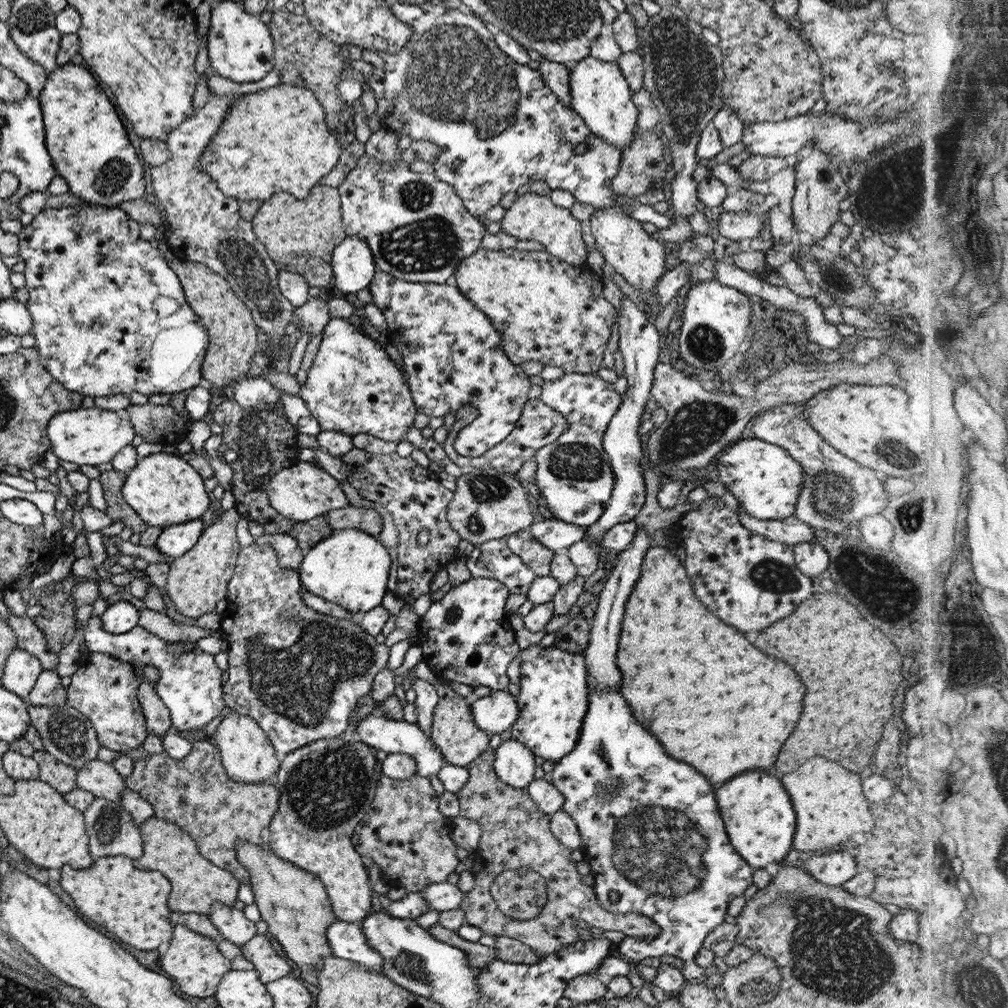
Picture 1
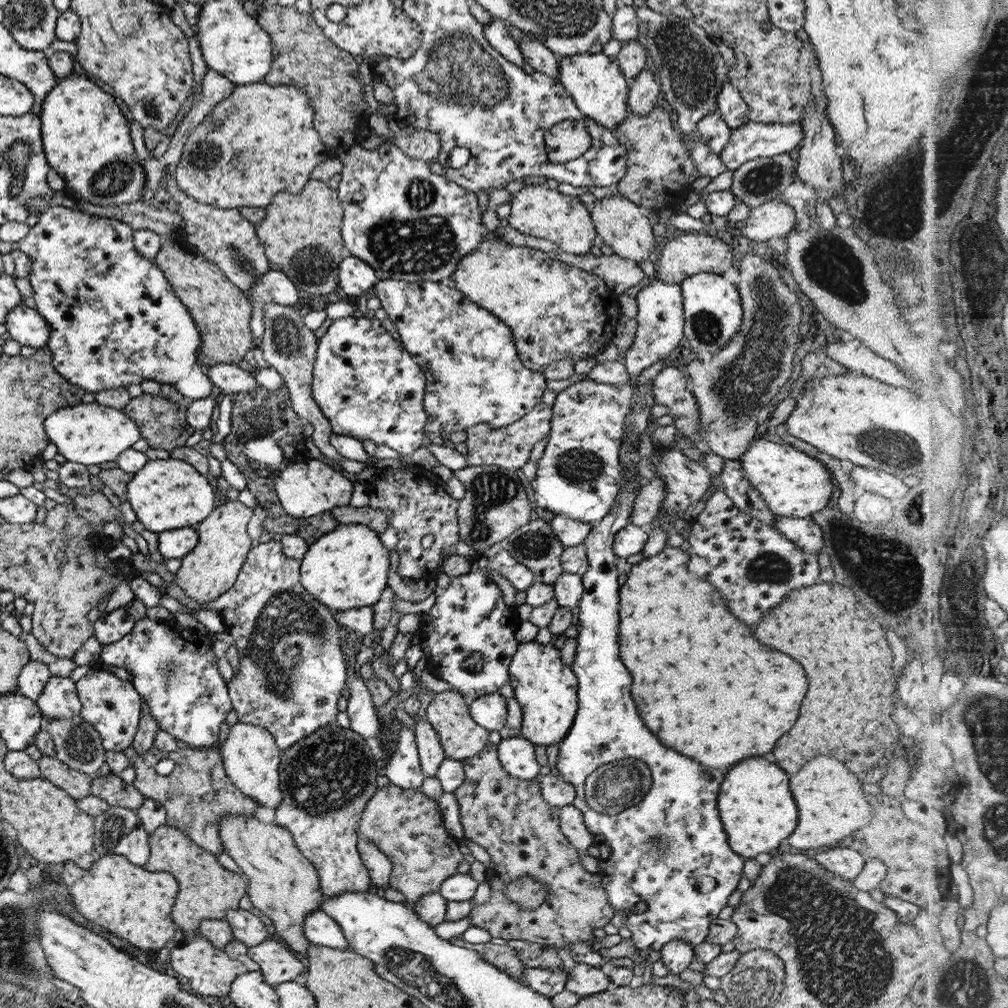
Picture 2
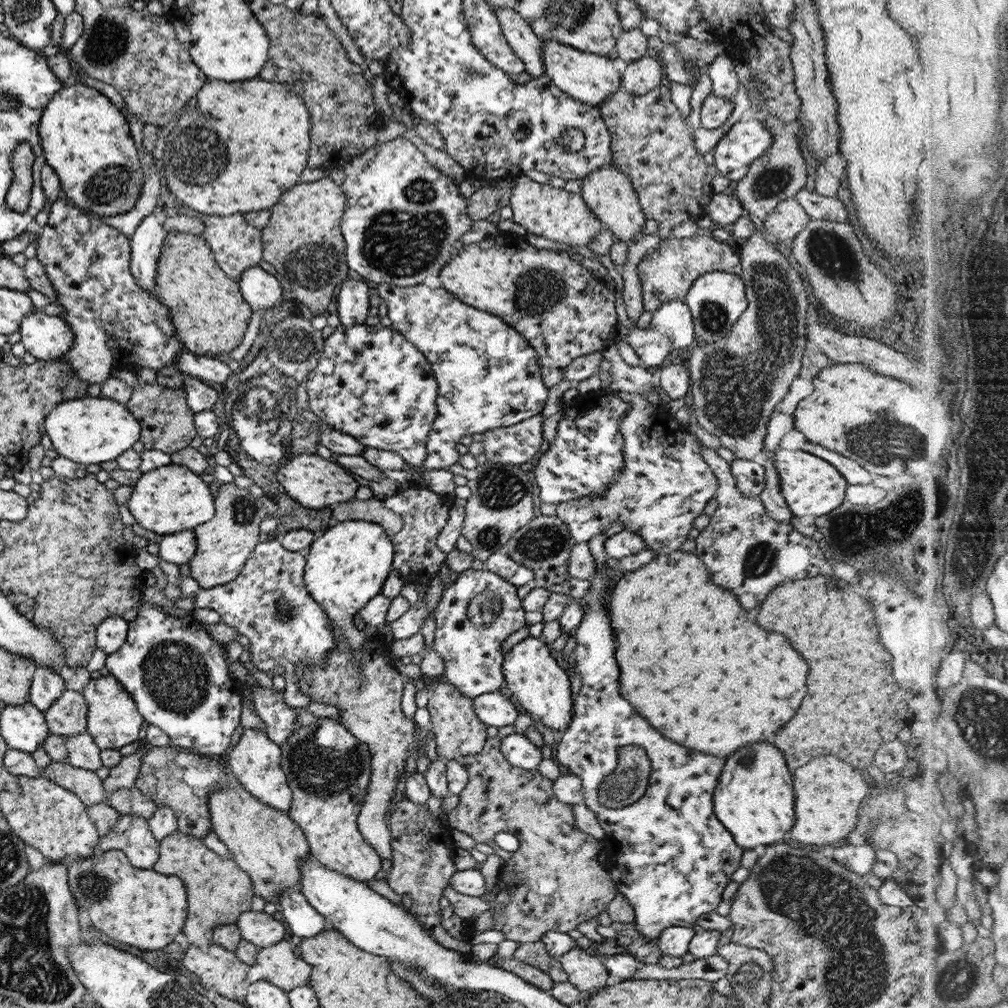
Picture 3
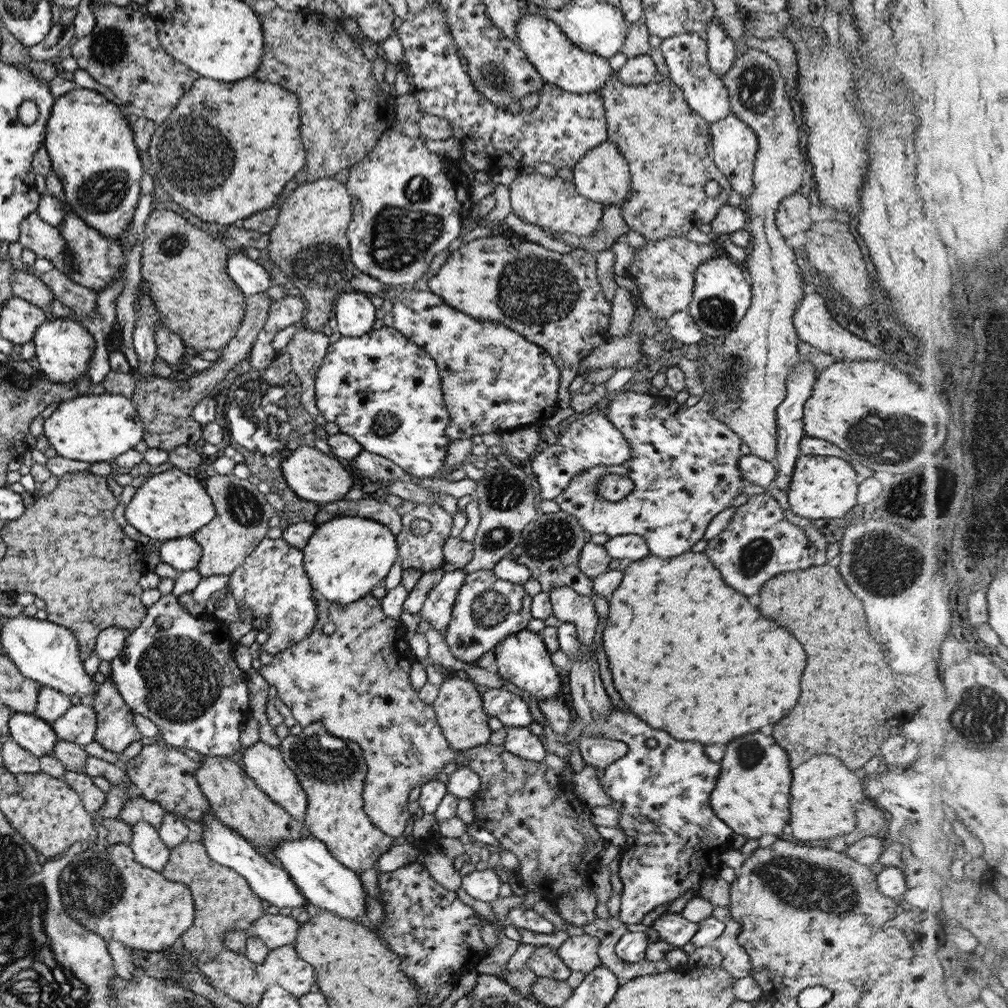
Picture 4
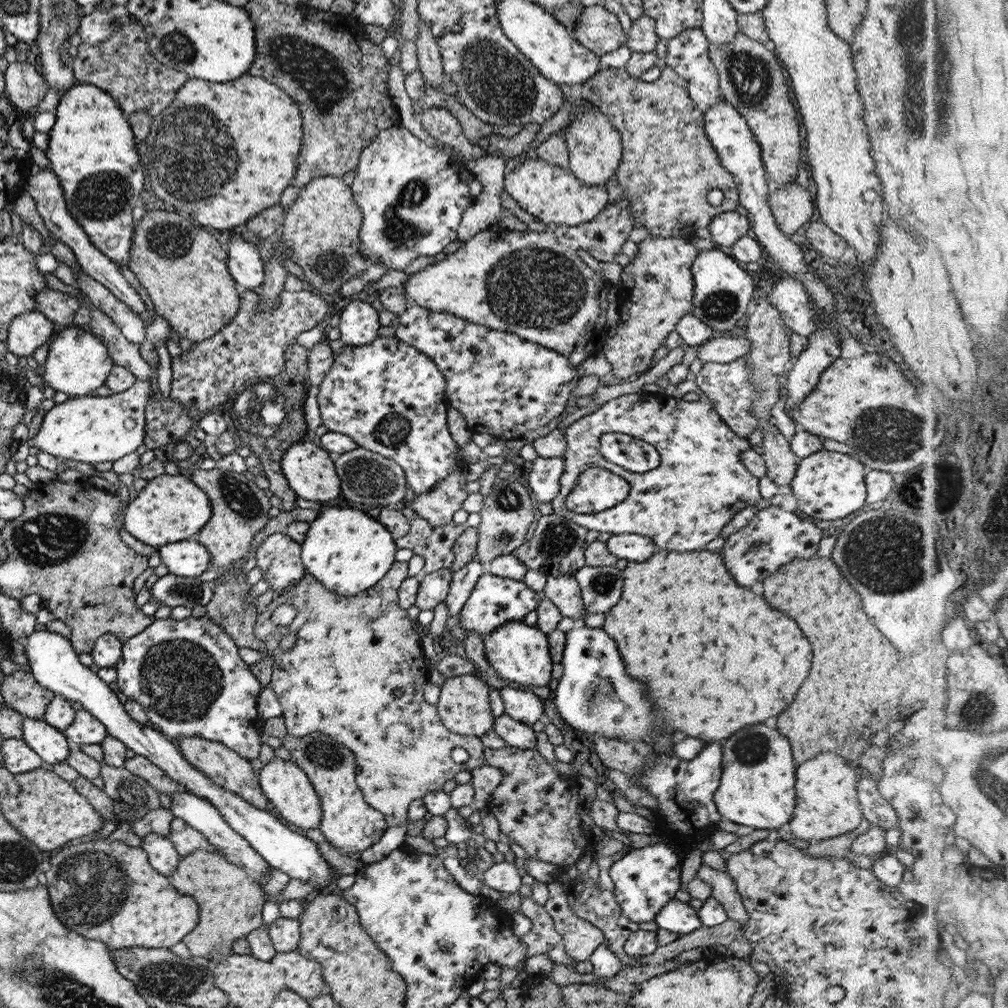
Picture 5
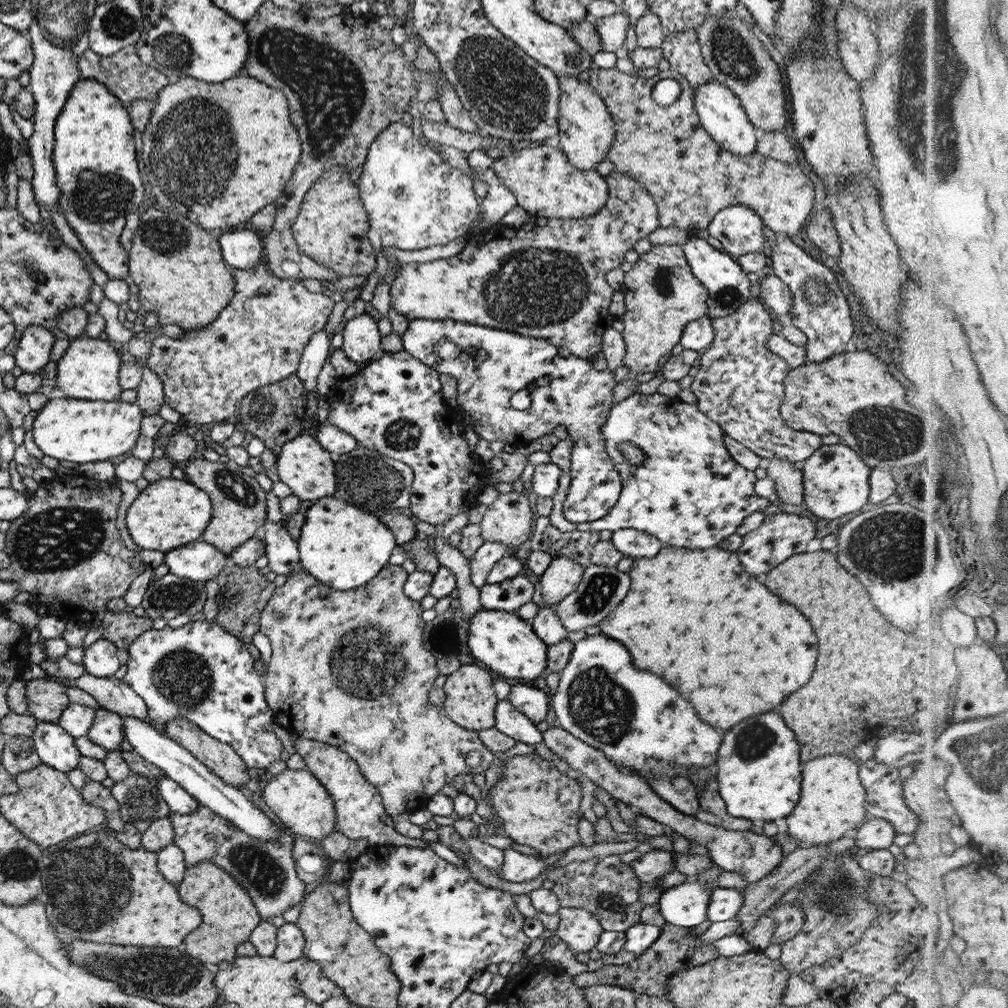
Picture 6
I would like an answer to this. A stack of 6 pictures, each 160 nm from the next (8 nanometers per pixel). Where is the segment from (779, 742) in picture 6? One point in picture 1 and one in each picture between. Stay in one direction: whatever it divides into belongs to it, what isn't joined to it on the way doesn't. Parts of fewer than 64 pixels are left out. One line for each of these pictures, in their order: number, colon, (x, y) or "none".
1: (756, 813)
2: (756, 811)
3: (753, 799)
4: (751, 795)
5: (755, 791)

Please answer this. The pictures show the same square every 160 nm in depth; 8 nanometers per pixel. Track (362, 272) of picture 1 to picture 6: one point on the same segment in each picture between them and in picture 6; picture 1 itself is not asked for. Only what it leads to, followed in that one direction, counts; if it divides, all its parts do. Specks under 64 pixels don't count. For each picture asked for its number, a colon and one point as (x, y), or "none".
2: (354, 277)
3: (352, 301)
4: (354, 314)
5: (358, 325)
6: (360, 339)

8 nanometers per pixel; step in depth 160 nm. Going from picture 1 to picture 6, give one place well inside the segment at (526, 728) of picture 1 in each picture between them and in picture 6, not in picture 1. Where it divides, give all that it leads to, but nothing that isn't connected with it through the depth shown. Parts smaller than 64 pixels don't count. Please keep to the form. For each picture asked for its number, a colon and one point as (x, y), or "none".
2: (545, 689)
3: (534, 676)
4: (521, 658)
5: (518, 653)
6: (505, 643)

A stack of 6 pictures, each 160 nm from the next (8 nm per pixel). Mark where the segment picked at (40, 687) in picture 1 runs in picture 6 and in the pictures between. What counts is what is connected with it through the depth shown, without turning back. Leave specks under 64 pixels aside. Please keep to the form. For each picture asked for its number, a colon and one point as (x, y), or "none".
2: (59, 699)
3: (67, 716)
4: (78, 724)
5: (85, 729)
6: (106, 729)

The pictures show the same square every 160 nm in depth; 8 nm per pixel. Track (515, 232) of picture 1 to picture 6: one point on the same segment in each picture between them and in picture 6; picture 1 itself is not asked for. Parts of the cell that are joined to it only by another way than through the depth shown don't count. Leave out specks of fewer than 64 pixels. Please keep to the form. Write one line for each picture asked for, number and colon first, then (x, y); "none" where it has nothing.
2: (536, 210)
3: (558, 215)
4: (553, 204)
5: (550, 193)
6: (544, 184)

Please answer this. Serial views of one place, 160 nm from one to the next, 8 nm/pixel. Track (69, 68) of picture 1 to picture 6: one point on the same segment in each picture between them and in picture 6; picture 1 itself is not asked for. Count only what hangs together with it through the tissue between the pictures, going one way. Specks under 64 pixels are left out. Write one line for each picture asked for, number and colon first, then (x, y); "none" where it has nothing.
2: (85, 140)
3: (84, 138)
4: (89, 142)
5: (91, 150)
6: (93, 156)

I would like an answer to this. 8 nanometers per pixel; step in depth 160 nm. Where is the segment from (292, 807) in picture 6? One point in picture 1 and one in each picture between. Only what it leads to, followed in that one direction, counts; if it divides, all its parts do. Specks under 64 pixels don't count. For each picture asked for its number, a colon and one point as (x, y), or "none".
1: (246, 754)
2: (250, 759)
3: (254, 760)
4: (262, 763)
5: (283, 783)

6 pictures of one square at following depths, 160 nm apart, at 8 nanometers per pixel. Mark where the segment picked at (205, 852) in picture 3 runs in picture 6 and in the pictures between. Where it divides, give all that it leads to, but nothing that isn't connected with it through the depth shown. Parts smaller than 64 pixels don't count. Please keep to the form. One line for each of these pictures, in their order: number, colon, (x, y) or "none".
4: (223, 901)
5: (229, 901)
6: (228, 915)

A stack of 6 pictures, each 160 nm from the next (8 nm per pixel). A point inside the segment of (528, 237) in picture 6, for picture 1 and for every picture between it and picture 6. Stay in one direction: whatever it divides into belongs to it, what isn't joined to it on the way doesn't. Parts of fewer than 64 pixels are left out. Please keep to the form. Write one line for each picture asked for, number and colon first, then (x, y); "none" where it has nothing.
1: (544, 310)
2: (555, 311)
3: (564, 312)
4: (508, 280)
5: (532, 284)

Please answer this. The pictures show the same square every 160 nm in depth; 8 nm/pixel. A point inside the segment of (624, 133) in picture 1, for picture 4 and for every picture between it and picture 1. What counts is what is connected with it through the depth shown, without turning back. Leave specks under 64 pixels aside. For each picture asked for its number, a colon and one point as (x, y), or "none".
2: (593, 81)
3: (589, 78)
4: (556, 59)

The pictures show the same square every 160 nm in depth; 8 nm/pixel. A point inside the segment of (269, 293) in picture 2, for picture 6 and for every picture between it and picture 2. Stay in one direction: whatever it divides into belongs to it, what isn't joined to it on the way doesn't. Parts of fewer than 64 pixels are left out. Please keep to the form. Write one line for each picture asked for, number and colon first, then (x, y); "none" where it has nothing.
3: (260, 290)
4: (250, 277)
5: (243, 264)
6: (240, 249)

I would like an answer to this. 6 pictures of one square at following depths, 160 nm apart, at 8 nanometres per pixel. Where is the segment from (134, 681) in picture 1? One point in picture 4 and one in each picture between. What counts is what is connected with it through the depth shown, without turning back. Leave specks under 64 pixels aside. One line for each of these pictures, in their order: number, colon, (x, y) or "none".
2: (111, 706)
3: (112, 720)
4: (114, 730)

